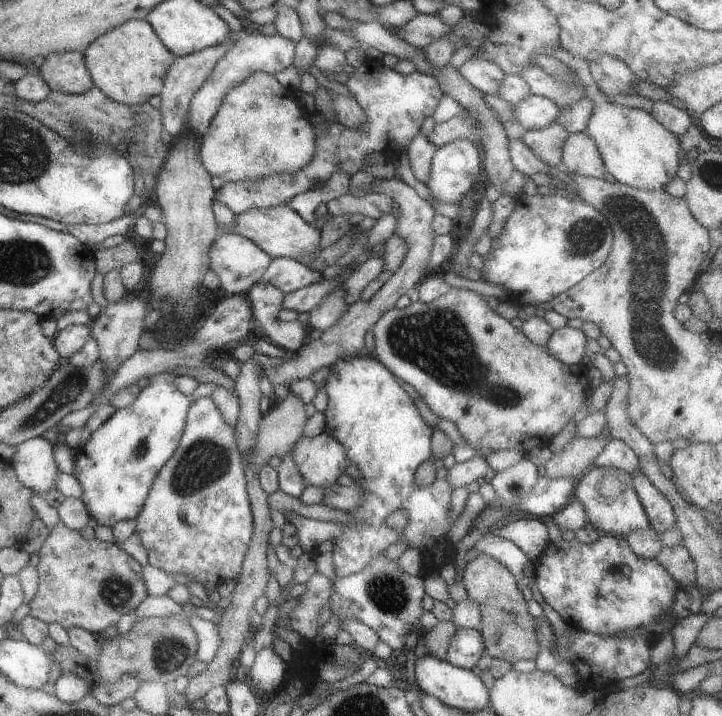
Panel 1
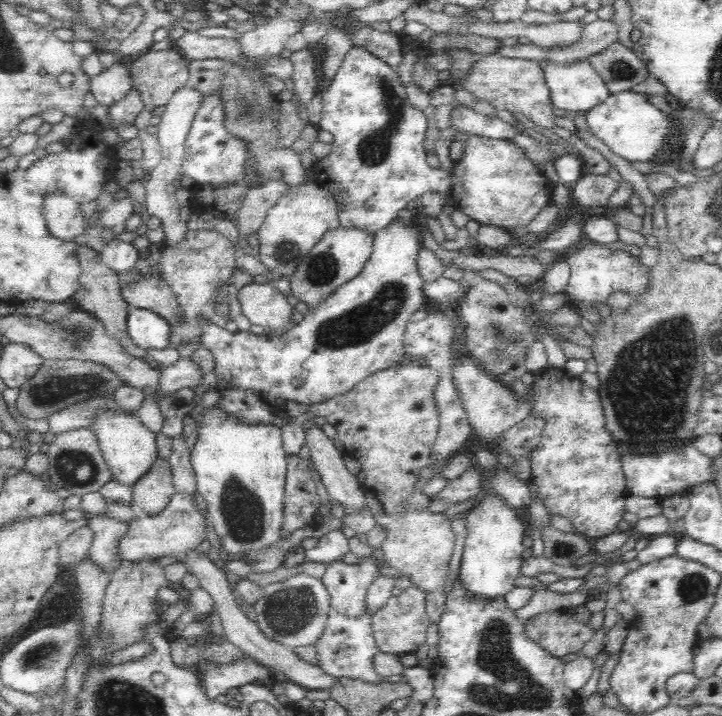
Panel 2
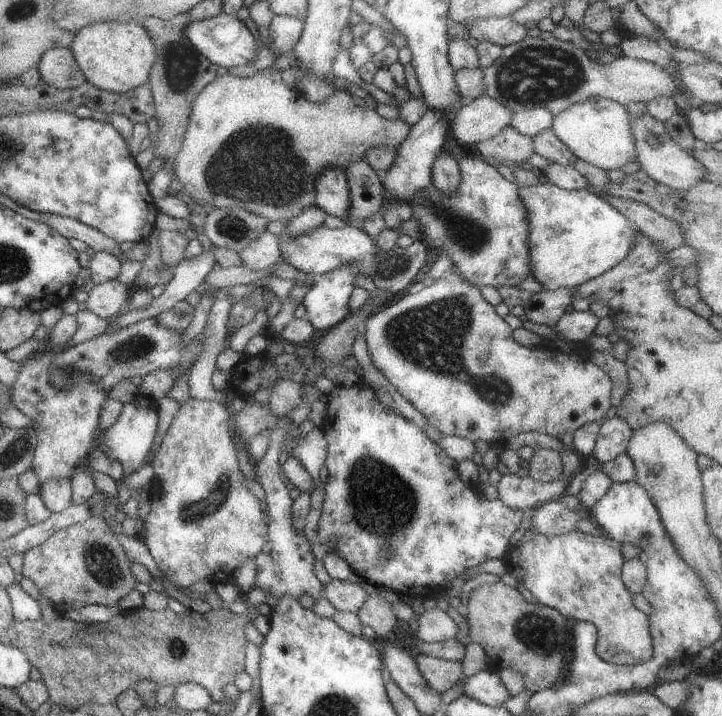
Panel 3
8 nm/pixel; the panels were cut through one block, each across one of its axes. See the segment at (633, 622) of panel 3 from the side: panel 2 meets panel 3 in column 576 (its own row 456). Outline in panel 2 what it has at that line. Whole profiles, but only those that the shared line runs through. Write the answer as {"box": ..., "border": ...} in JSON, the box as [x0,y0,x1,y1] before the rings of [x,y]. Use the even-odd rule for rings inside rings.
{"box":[529,366,628,540],"border":[[[550,366],[534,374],[530,390],[535,393],[531,415],[542,416],[546,420],[546,427],[542,432],[540,444],[530,452],[532,478],[529,482],[538,487],[538,495],[548,514],[551,517],[566,518],[571,522],[574,533],[590,540],[616,533],[616,526],[624,520],[628,491],[621,467],[622,456],[618,452],[616,441],[606,429],[604,408],[599,393],[585,386],[579,377],[567,372],[565,368]]]}

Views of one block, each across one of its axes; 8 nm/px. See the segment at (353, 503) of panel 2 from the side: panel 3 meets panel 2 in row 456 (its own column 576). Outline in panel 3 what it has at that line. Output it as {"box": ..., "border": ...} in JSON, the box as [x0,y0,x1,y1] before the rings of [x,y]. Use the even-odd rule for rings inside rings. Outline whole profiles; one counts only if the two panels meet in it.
{"box":[551,311,599,344],"border":[[[572,311],[572,313],[564,313],[559,318],[556,326],[551,331],[555,336],[562,336],[566,341],[580,342],[584,344],[591,335],[595,334],[596,325],[599,318],[594,316],[590,311]]]}

